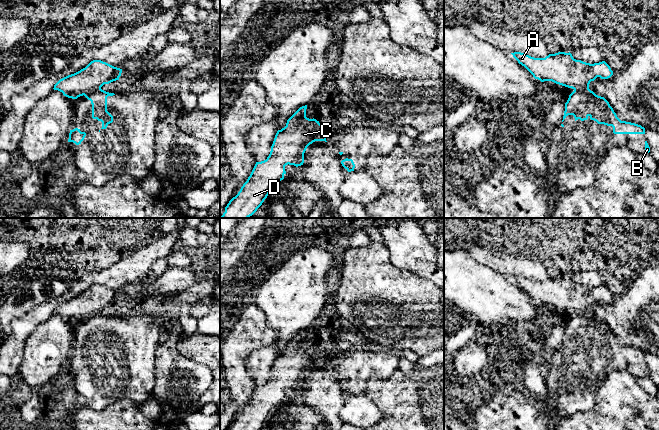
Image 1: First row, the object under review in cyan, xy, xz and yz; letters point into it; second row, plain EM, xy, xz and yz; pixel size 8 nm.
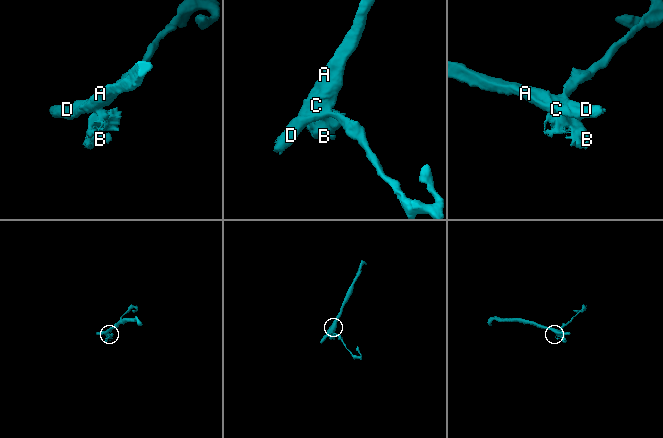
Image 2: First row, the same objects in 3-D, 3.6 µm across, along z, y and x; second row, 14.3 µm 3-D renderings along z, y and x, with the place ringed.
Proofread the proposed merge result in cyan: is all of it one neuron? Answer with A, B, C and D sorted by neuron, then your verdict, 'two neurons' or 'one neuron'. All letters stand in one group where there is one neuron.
A C D / B; two neurons

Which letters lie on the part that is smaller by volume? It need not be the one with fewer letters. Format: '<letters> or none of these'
B

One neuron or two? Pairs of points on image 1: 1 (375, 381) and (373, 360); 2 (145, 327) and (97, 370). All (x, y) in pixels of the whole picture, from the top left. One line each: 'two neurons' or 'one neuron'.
1: two neurons
2: one neuron

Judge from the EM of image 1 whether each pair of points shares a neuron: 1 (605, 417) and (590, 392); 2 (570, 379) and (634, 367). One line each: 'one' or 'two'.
1: two
2: one

